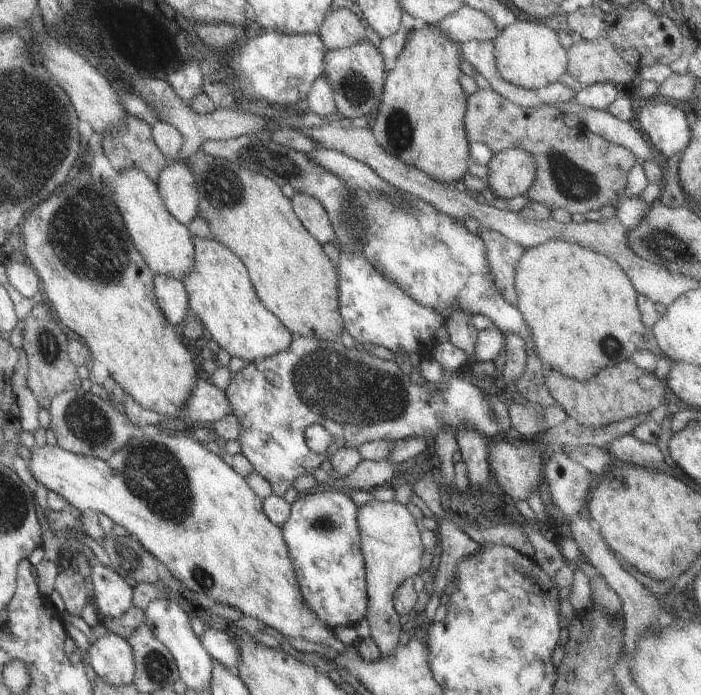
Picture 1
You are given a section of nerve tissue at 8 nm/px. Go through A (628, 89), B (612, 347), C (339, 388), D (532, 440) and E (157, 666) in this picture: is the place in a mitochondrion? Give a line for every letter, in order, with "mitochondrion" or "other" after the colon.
A: other
B: mitochondrion
C: mitochondrion
D: other
E: mitochondrion

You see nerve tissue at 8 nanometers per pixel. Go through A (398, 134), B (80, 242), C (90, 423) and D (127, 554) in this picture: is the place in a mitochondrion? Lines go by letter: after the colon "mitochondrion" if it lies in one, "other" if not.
A: mitochondrion
B: mitochondrion
C: mitochondrion
D: mitochondrion

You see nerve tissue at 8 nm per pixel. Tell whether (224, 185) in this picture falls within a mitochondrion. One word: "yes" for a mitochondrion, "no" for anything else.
yes

